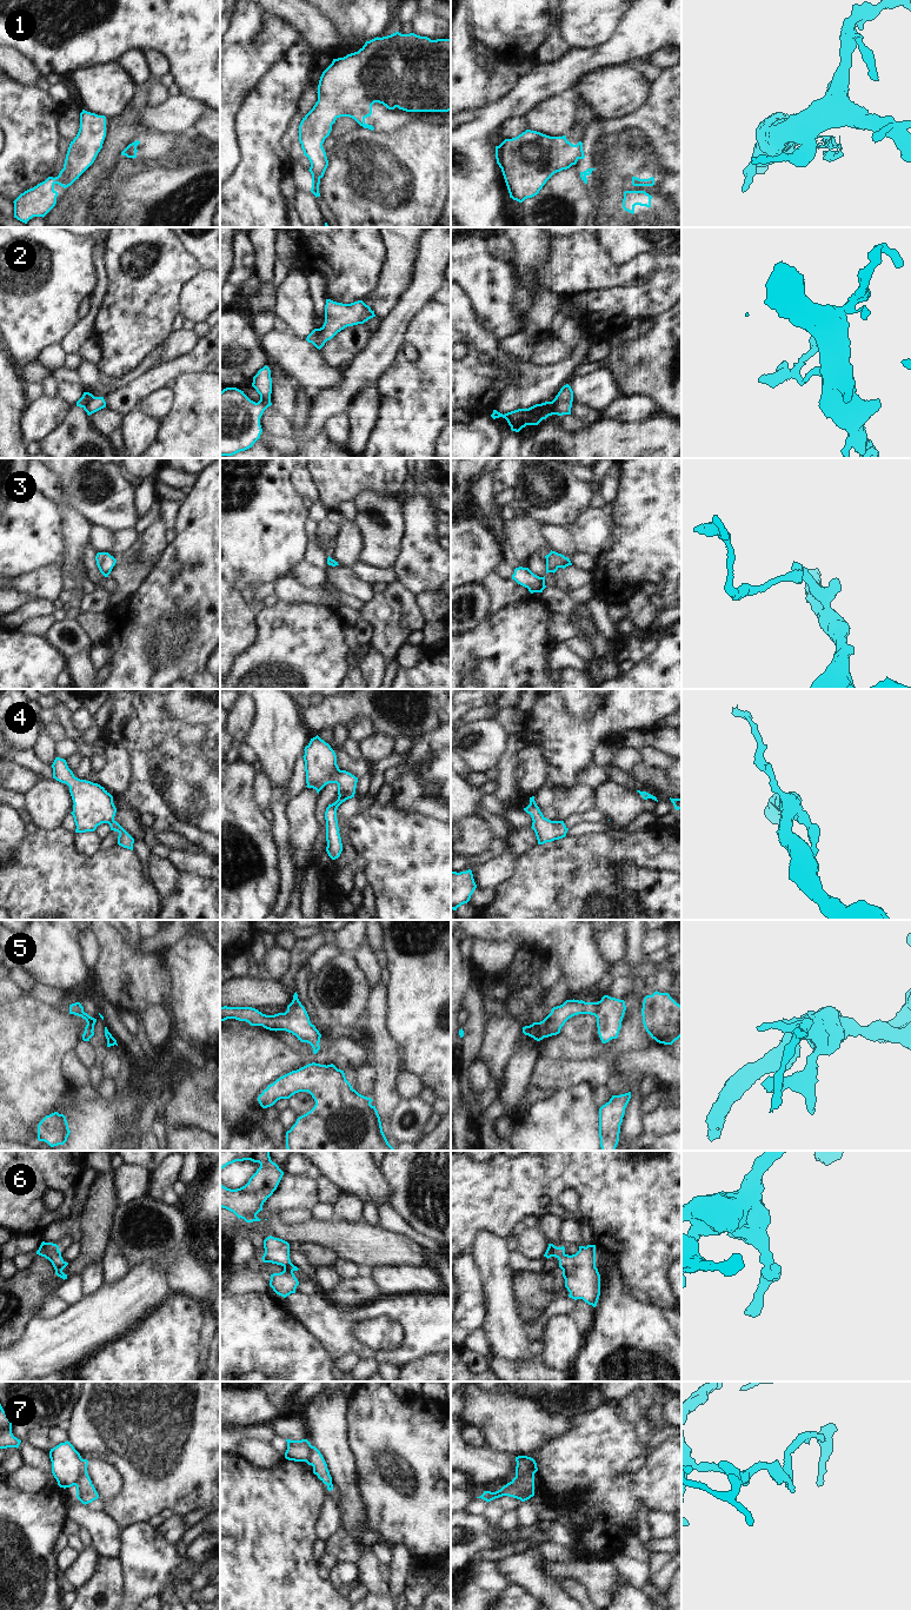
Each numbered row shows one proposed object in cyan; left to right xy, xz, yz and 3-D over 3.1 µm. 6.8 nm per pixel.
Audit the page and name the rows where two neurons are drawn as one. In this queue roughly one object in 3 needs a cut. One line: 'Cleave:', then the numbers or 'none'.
Cleave: 1, 2, 5, 7

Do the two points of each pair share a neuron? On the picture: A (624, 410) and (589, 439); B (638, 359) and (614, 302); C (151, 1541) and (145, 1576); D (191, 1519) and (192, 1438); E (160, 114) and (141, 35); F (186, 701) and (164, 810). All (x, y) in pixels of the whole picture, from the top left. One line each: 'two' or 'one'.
A: two
B: two
C: one
D: two
E: two
F: two

